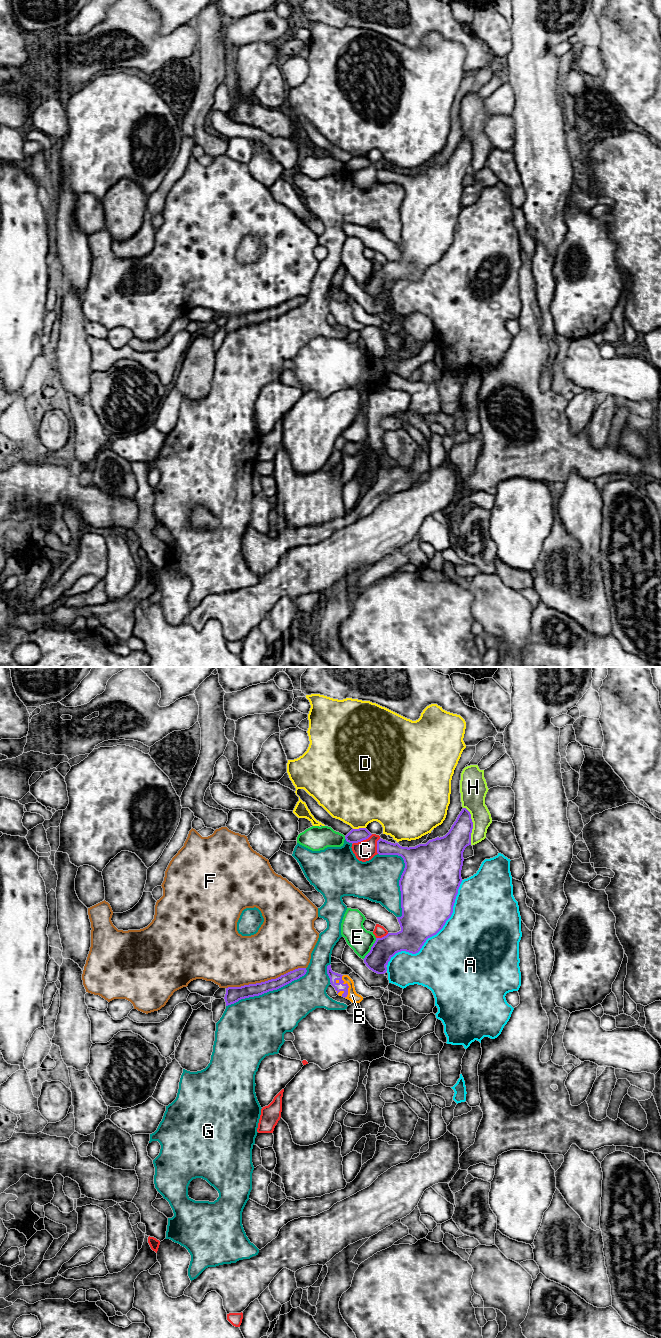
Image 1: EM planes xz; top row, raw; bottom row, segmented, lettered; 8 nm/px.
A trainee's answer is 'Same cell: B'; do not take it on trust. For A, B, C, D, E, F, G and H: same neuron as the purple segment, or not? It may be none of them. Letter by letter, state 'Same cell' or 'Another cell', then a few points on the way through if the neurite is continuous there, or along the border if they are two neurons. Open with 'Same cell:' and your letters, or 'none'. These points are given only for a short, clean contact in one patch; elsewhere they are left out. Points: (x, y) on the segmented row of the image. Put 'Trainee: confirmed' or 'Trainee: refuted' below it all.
Same cell: B
A: Another cell
B: Same cell. Path across: xz (333, 976), (348, 986), (348, 991), (352, 995)
C: Another cell
D: Another cell
E: Another cell
F: Another cell
G: Another cell
H: Another cell
Trainee: confirmed

